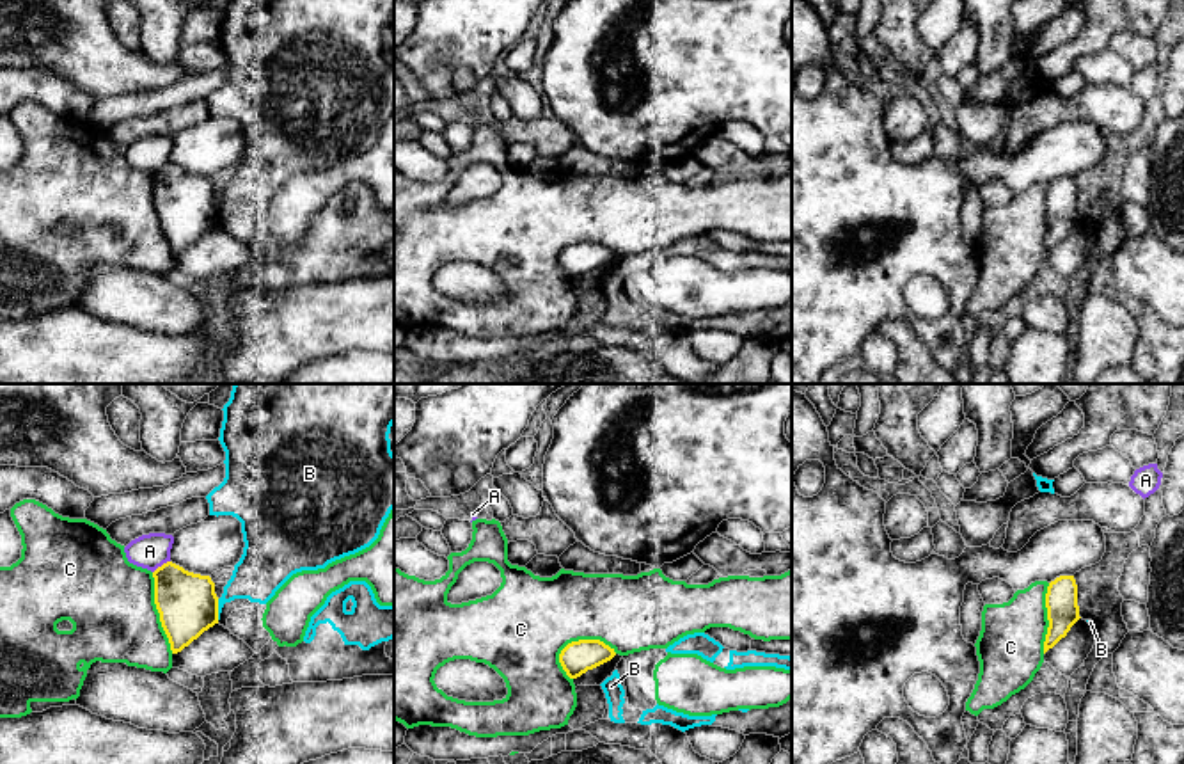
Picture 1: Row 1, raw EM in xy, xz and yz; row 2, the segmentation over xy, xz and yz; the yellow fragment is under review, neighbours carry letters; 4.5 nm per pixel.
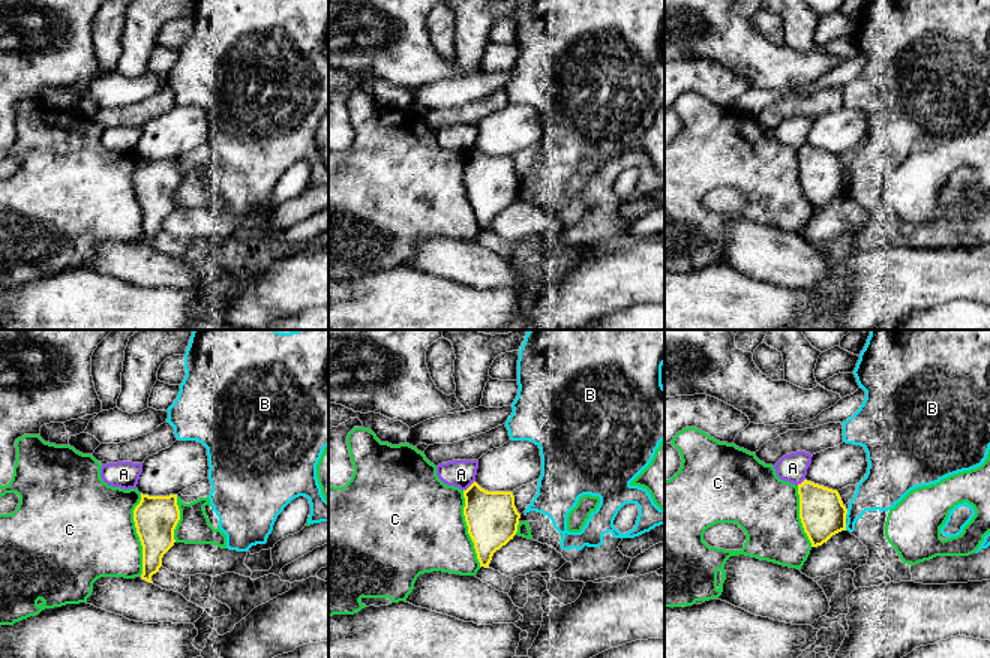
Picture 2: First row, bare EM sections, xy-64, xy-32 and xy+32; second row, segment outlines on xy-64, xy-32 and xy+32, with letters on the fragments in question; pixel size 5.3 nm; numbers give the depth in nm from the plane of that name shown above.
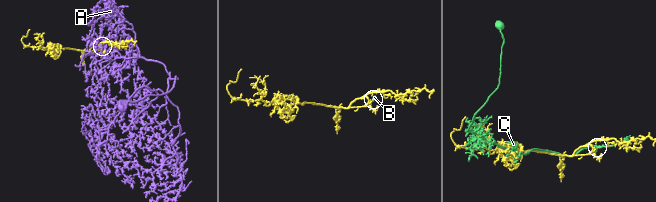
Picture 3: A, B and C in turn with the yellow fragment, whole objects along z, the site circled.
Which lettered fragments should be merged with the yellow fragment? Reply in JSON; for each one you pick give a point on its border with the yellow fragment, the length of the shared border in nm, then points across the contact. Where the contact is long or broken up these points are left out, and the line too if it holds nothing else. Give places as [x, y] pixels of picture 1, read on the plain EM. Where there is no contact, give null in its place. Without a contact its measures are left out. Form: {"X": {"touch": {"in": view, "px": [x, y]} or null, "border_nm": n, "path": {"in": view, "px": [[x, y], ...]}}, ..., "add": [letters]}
{"add": []}

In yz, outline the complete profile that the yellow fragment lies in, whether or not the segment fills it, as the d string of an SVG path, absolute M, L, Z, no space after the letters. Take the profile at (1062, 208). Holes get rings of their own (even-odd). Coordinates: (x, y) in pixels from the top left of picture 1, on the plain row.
M1060 178L1049 185L1046 210L1049 229L1044 243L1044 256L1065 240L1070 229L1081 220L1074 178Z

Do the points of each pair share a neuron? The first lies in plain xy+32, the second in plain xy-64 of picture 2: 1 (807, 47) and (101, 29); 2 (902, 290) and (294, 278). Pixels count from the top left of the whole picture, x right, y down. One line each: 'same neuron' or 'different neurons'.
1: different neurons
2: same neuron

